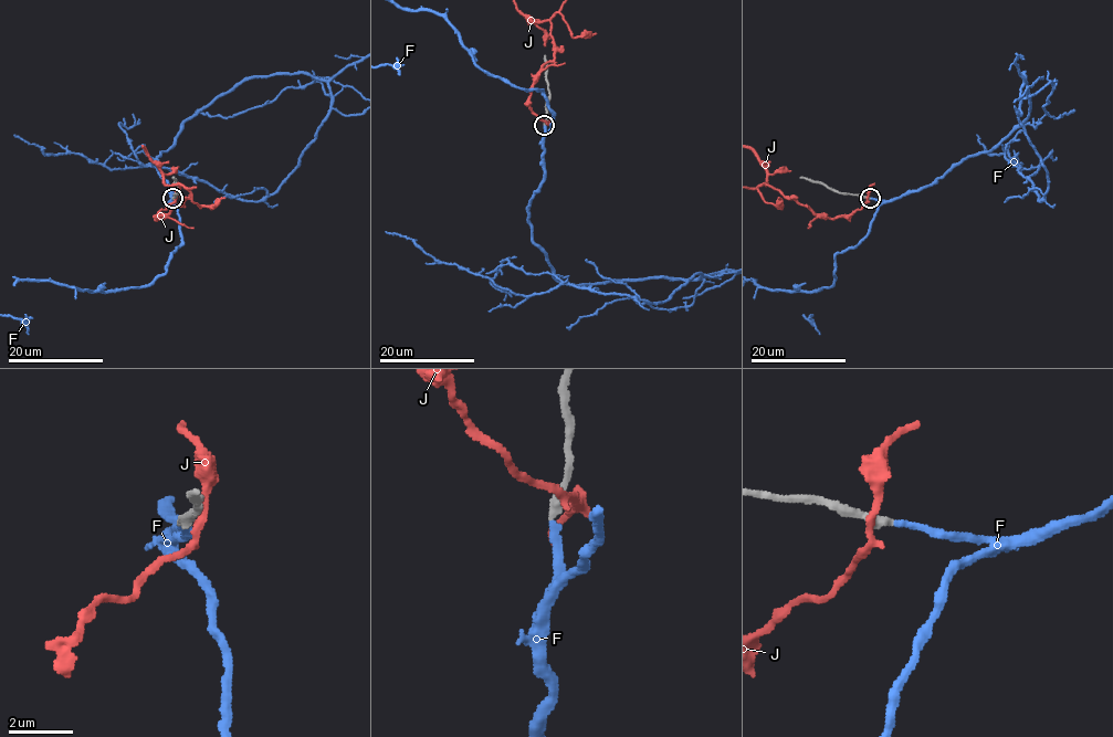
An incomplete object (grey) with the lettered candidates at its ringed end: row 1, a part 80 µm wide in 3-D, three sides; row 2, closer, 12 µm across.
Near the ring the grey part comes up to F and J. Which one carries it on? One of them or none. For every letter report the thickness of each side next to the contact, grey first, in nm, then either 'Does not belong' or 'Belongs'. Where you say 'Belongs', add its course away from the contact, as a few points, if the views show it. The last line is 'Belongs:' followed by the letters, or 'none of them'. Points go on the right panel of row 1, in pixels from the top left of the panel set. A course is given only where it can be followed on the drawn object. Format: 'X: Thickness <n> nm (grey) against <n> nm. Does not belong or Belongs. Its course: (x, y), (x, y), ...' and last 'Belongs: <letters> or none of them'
F: Thickness 280 nm (grey) against 200 nm. Belongs
J: Thickness 340 nm (grey) against 240 nm. Does not belong
Belongs: F

